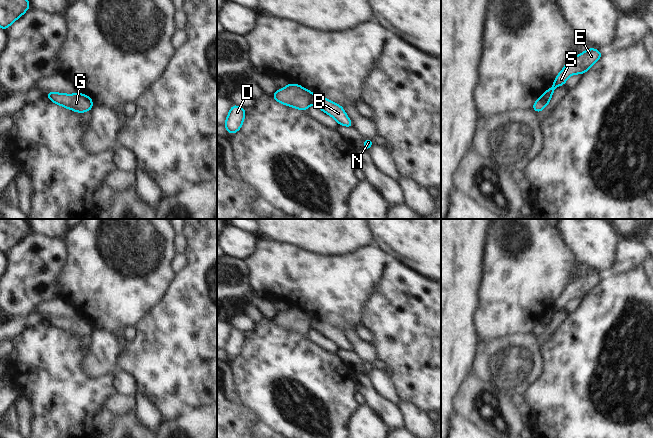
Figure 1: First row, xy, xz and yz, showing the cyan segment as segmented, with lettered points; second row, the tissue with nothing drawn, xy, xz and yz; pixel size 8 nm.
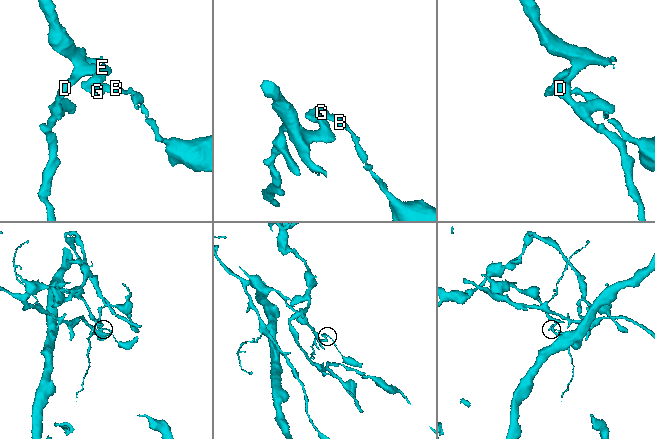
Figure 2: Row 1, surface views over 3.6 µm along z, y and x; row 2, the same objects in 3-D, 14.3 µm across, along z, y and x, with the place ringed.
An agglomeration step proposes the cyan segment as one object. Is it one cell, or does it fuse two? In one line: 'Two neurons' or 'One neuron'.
Two neurons

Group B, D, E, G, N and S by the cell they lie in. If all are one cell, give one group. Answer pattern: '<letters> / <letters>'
B N / D E G S

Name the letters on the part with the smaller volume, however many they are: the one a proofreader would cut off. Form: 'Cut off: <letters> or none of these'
Cut off: B, N

